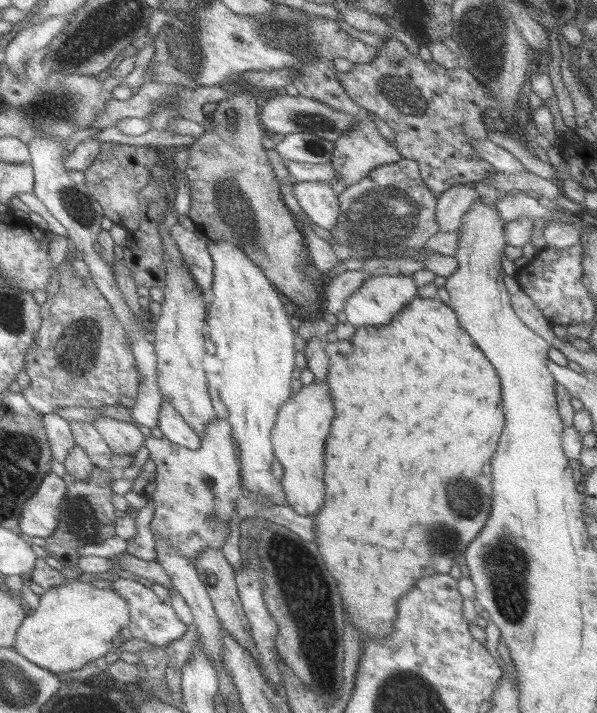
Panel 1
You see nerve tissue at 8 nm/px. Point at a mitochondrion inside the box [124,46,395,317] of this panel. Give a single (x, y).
(230, 206)

